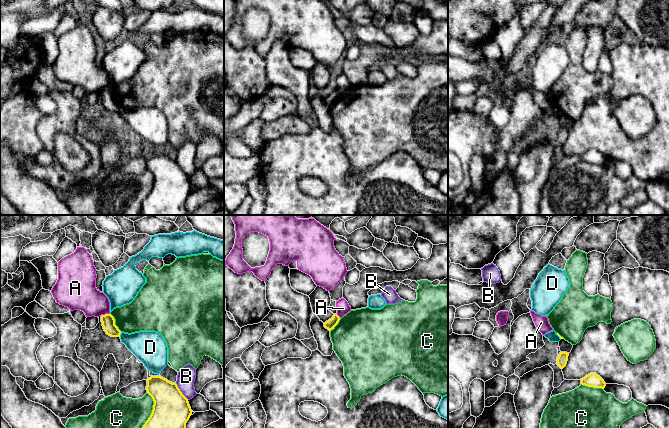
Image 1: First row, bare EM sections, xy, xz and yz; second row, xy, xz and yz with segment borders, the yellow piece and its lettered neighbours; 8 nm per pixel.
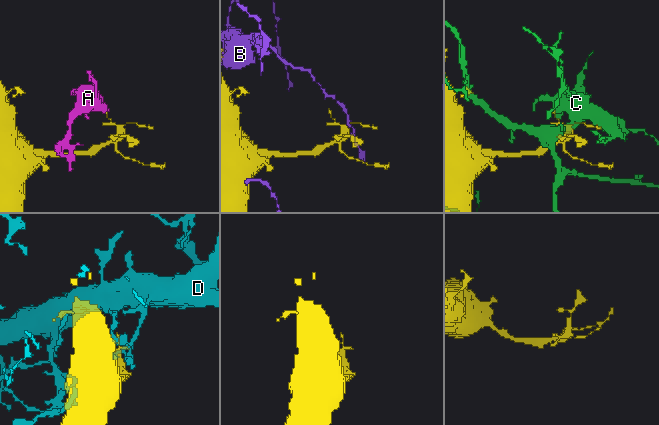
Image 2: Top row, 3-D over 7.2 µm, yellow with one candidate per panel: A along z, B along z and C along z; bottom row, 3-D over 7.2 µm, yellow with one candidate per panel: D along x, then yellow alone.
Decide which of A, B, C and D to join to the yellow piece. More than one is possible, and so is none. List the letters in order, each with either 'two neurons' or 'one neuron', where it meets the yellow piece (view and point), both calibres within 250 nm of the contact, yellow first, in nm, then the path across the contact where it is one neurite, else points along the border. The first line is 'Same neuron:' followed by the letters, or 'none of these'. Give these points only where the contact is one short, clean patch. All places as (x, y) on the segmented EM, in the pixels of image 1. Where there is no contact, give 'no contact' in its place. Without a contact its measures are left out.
Same neuron: none of these
A: two neurons; meets yellow in xy at (105, 314); 110 nm thick on the yellow side, 260 nm on the other; border along xy (108, 313), (102, 315)
B: two neurons; meets yellow in xy at (180, 391); 300 nm thick on the yellow side, 150 nm on the other
C: two neurons; meets yellow in xy at (152, 410); 300 nm thick on the yellow side, 260 nm on the other
D: two neurons; meets yellow in xy at (120, 333); 110 nm thick on the yellow side, 260 nm on the other

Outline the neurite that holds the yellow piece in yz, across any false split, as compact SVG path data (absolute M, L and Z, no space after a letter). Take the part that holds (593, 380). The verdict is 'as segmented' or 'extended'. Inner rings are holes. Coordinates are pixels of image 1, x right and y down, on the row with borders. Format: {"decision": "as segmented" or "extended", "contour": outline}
{"decision": "as segmented", "contour": "M590 373L586 375L584 378L581 379L581 384L588 387L602 388L602 389L604 389L606 386L604 380L596 373Z"}

